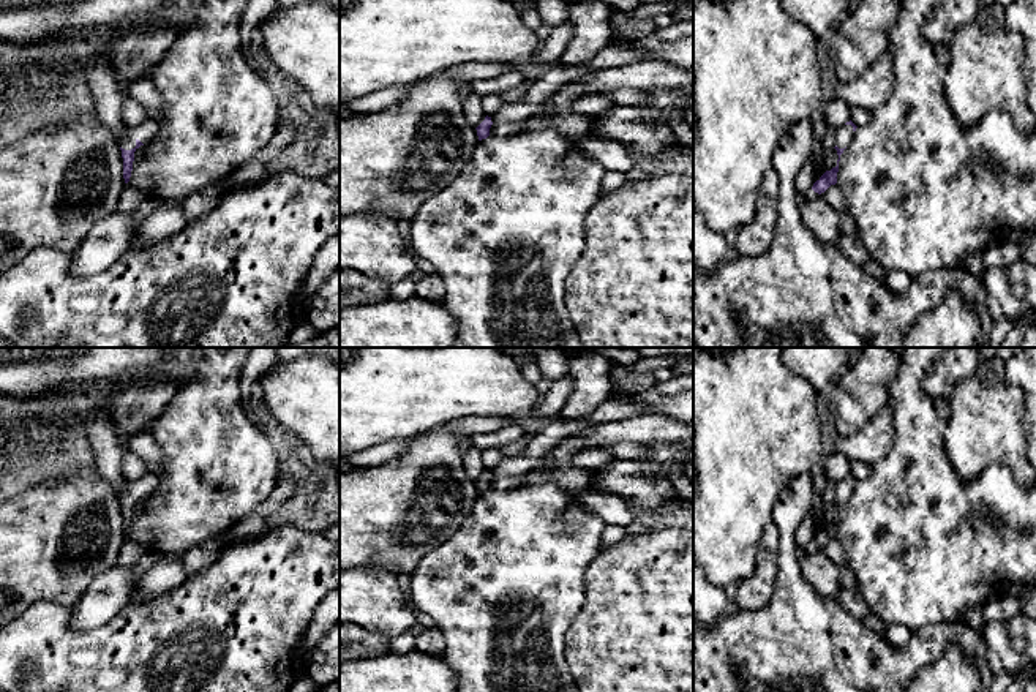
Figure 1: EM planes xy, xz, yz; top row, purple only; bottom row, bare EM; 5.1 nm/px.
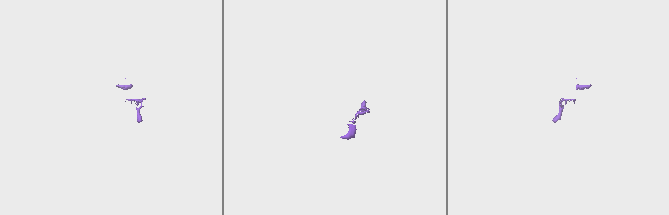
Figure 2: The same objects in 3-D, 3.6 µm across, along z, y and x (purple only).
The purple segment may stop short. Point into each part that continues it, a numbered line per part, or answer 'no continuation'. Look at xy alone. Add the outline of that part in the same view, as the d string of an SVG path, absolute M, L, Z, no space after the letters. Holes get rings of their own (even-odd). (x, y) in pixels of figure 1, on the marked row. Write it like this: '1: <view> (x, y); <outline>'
1: xy (147, 130); M150 118L136 128L128 128L126 133L117 139L118 145L125 150L131 150L136 147L136 141L139 139L142 144L148 142L158 131L156 120Z

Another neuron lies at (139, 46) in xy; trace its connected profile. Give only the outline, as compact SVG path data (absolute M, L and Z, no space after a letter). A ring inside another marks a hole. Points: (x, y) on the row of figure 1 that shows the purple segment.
M161 17L117 30L118 38L111 43L107 54L120 88L144 77L164 57L178 36L178 27Z

